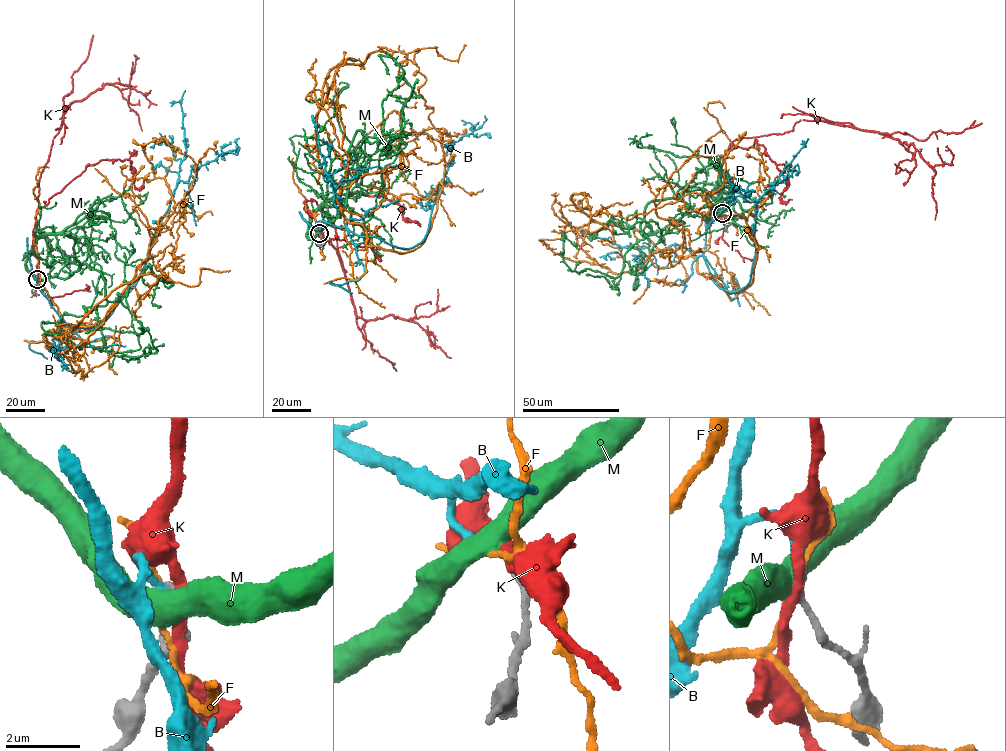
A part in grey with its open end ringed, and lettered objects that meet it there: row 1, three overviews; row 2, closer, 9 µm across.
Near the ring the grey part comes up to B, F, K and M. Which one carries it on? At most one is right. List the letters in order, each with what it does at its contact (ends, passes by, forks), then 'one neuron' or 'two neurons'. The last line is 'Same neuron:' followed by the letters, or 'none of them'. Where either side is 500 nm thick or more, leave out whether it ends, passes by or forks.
B: it ends; one neuron
F: it passes by; two neurons
K: it passes by; two neurons
M: two neurons
Same neuron: B

